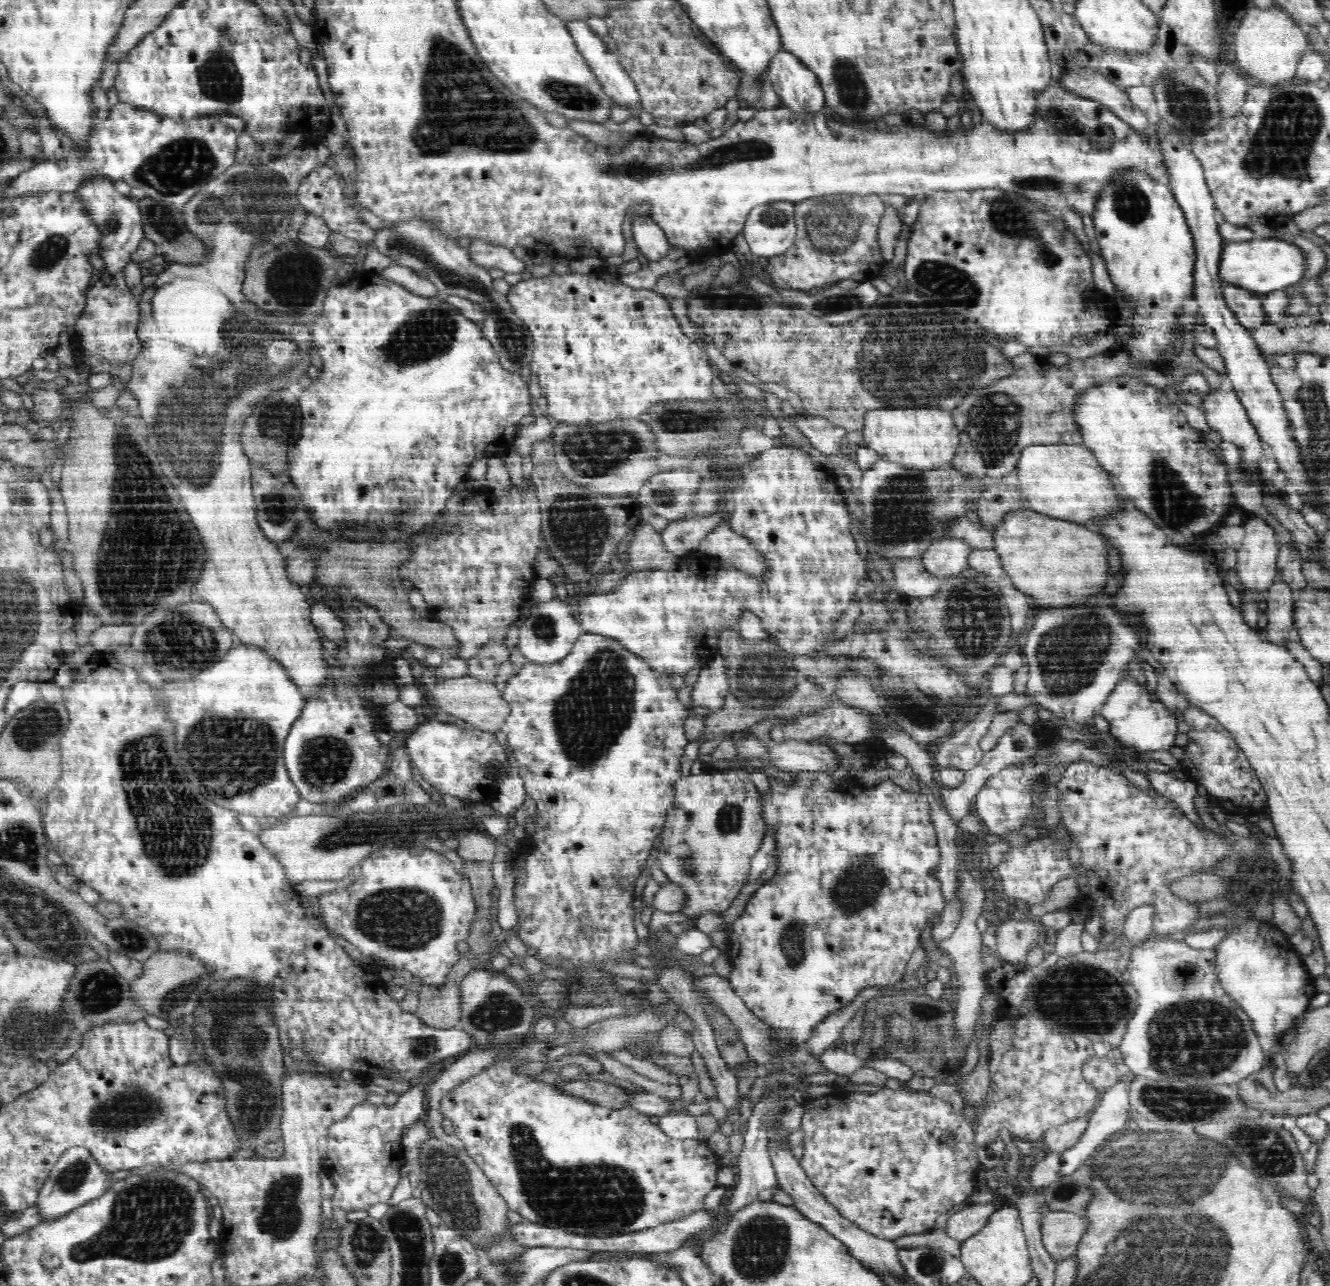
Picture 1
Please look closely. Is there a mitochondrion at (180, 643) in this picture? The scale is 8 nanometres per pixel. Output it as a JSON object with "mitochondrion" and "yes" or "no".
{"mitochondrion":"yes"}

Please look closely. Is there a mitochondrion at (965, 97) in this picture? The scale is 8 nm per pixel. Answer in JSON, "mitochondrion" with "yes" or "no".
{"mitochondrion":"no"}

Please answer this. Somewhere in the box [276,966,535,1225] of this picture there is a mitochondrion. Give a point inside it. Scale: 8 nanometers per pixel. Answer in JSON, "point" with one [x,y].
{"point":[496,1012]}

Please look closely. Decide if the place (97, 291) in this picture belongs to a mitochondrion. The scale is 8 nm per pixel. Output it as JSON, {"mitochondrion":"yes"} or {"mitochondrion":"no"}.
{"mitochondrion":"no"}

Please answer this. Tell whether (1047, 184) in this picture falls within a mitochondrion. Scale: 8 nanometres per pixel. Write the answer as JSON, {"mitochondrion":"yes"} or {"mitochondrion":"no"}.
{"mitochondrion":"yes"}

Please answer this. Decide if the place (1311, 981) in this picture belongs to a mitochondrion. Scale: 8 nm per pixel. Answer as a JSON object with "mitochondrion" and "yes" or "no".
{"mitochondrion":"no"}

